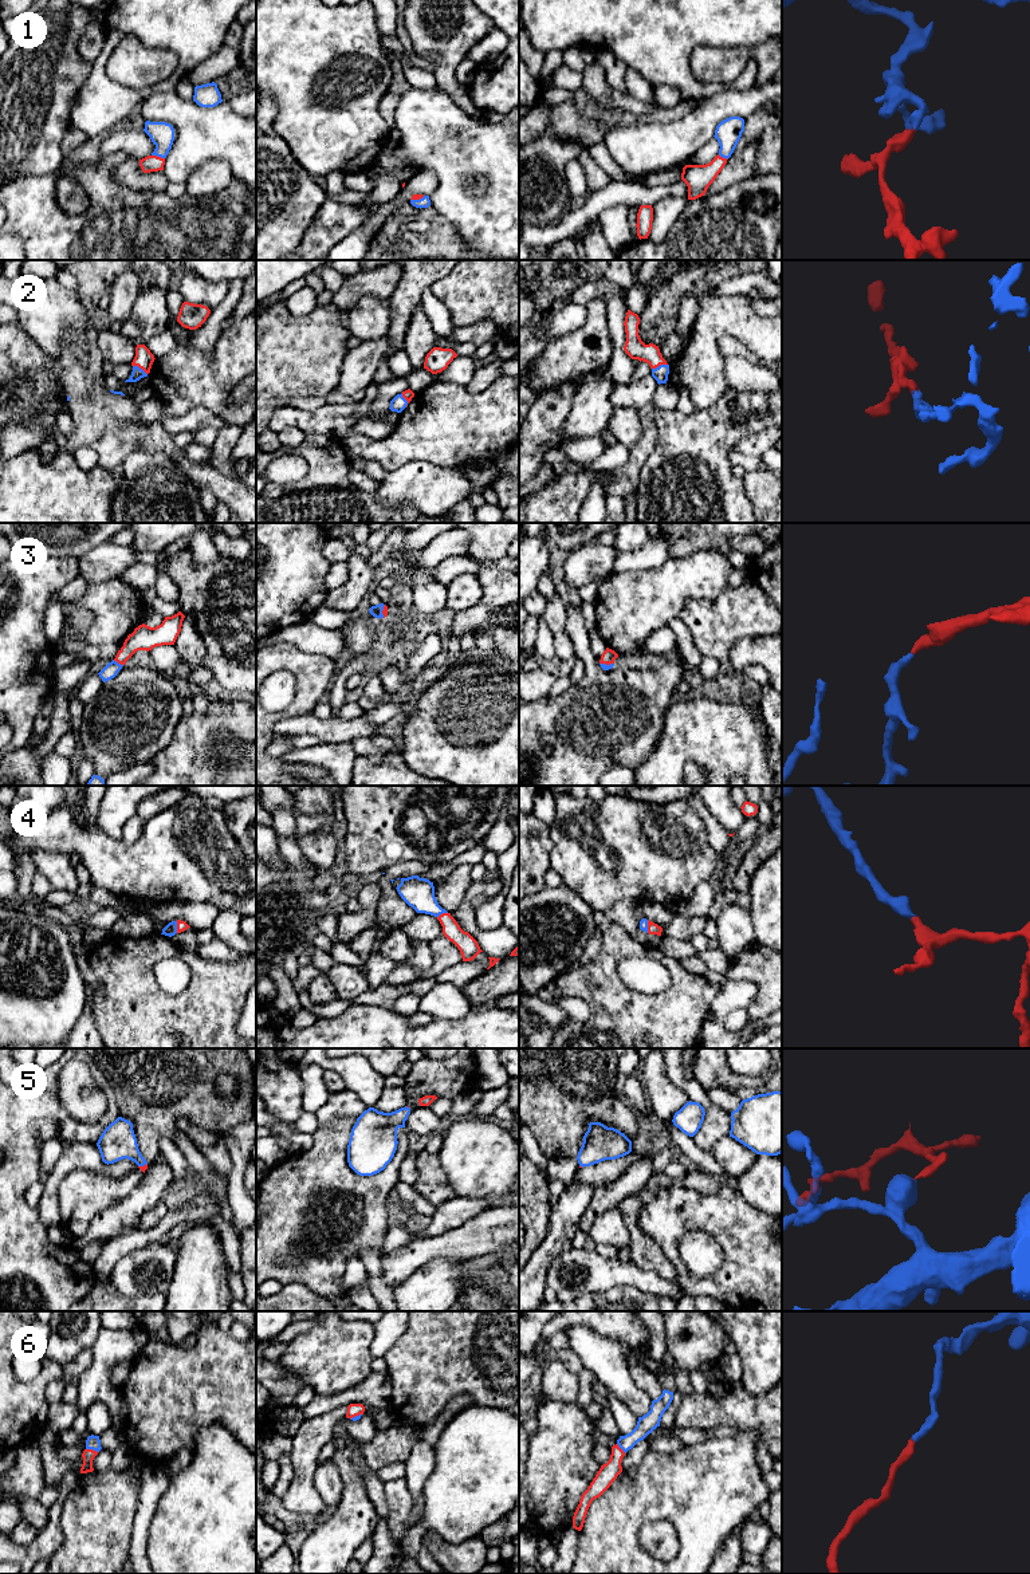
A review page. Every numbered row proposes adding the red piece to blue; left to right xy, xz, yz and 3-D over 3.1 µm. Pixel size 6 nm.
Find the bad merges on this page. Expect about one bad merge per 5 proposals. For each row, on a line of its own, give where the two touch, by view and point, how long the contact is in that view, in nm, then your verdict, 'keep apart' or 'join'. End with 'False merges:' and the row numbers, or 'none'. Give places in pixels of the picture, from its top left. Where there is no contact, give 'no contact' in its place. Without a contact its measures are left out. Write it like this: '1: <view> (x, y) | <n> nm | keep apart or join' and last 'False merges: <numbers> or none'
1: xy (158, 156) | 80 nm | join
2: yz (660, 365) | 100 nm | join
3: xy (117, 662) | 70 nm | join
4: xy (176, 927) | 70 nm | join
5: xy (142, 1165) | 60 nm | join
6: xy (91, 1448) | 80 nm | join
False merges: none

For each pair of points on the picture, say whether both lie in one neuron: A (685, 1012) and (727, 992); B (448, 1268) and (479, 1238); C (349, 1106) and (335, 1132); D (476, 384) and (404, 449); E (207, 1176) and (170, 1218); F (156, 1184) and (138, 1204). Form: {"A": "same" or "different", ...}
{"A": "different", "B": "different", "C": "different", "D": "different", "E": "same", "F": "same"}

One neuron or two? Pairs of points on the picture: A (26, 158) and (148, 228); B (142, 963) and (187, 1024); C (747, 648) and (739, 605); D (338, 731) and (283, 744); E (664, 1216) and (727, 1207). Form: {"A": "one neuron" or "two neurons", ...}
{"A": "two neurons", "B": "one neuron", "C": "two neurons", "D": "two neurons", "E": "one neuron"}

